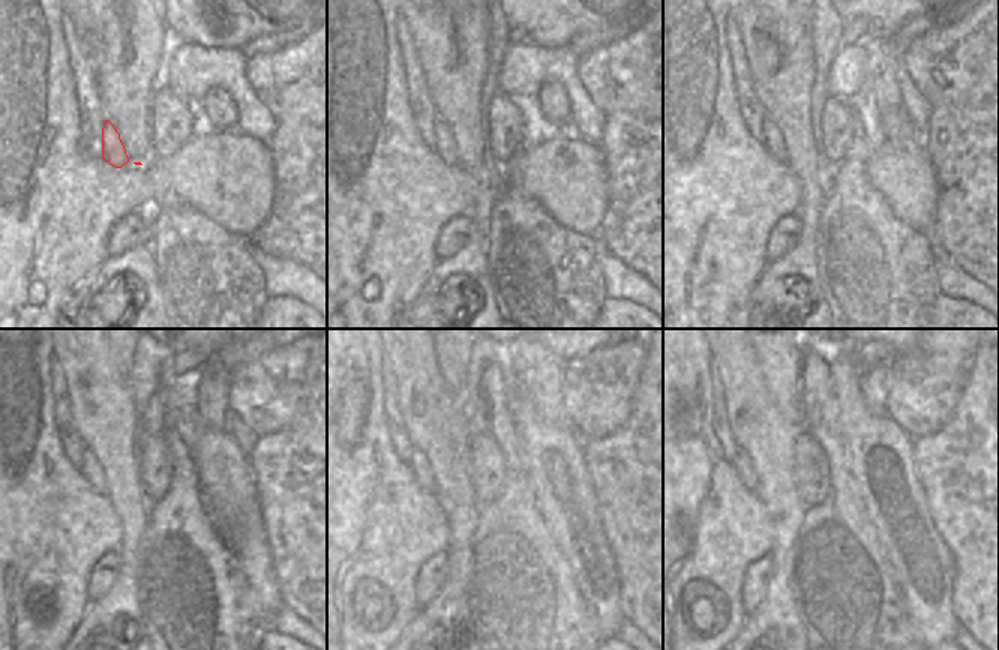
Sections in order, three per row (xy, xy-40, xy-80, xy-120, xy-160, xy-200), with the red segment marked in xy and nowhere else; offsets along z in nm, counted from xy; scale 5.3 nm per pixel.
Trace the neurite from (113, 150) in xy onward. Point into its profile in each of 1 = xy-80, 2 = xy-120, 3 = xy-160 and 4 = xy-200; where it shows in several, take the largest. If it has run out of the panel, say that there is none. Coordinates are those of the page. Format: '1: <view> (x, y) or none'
1: xy-80 (771, 137)
2: xy-120 (90, 469)
3: xy-160 (419, 464)
4: xy-200 (740, 461)

